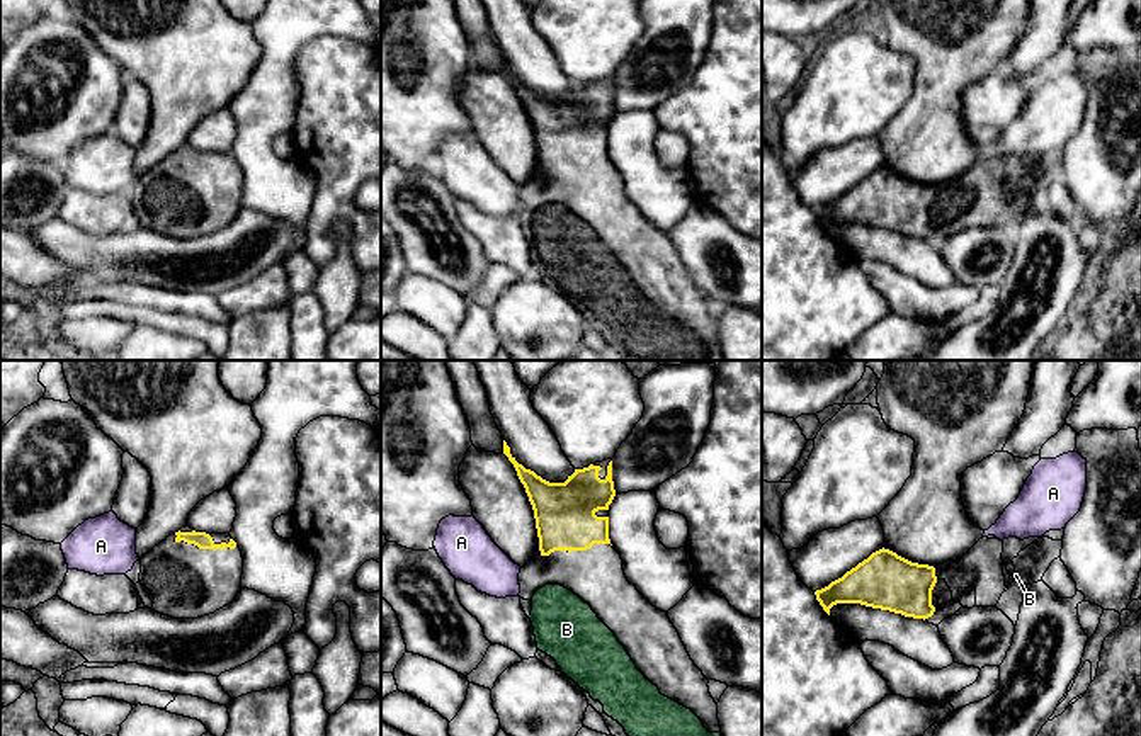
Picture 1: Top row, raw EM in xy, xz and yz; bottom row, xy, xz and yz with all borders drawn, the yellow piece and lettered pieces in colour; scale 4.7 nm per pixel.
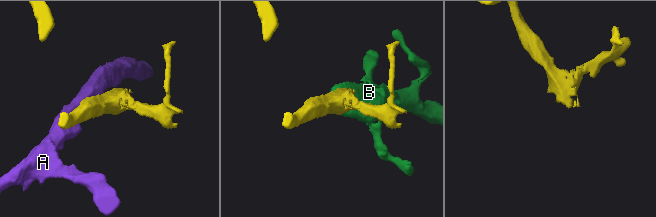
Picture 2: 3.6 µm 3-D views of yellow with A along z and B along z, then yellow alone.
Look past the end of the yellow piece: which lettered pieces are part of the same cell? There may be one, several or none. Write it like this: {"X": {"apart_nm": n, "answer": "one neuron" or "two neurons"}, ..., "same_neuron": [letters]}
{"A": {"apart_nm": 120, "answer": "two neurons"}, "B": {"apart_nm": 140, "answer": "one neuron"}, "same_neuron": ["B"]}

